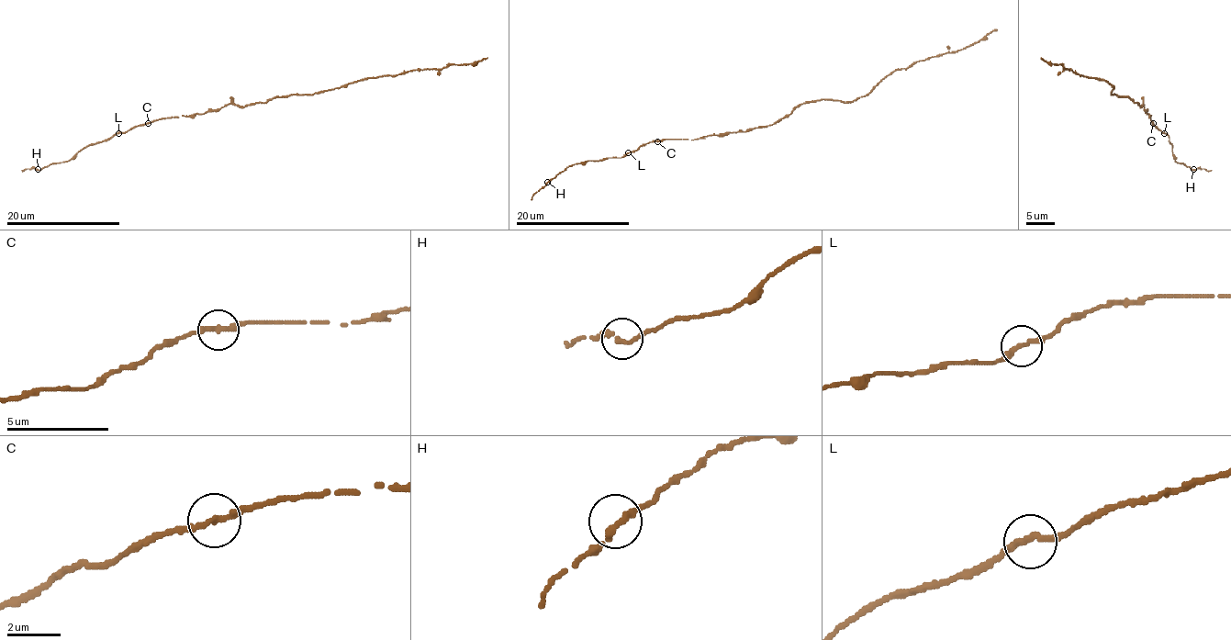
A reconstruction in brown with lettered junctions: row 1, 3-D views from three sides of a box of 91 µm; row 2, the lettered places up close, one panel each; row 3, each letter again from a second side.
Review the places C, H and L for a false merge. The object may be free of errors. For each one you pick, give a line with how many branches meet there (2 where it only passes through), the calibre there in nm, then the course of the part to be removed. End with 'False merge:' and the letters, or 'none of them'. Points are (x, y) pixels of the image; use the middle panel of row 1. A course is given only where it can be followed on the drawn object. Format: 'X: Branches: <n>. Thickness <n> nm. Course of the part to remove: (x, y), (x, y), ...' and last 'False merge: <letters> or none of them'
False merge: none of them

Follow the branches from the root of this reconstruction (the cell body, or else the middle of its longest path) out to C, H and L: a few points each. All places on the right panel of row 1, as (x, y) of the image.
C: (1138, 105), (1143, 103), (1153, 123)
H: (1138, 105), (1143, 103), (1146, 113), (1151, 116), (1153, 125), (1169, 136), (1176, 162), (1193, 169)
L: (1138, 105), (1143, 103), (1146, 113), (1151, 116), (1153, 125), (1164, 133)

